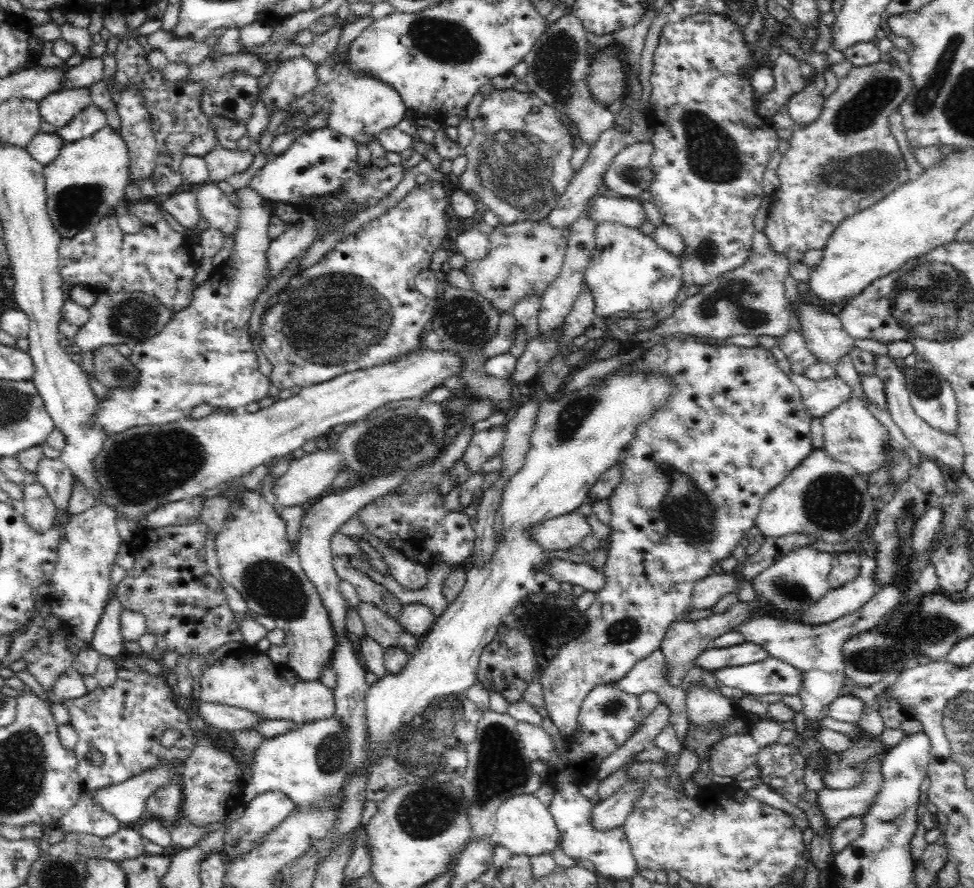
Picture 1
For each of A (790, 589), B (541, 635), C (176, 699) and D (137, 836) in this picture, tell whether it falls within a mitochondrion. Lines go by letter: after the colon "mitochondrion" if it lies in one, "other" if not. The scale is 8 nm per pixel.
A: mitochondrion
B: other
C: other
D: other

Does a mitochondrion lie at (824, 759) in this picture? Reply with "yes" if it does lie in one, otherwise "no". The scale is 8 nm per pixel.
no

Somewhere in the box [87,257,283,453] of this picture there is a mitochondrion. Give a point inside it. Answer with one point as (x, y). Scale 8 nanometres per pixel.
(131, 318)

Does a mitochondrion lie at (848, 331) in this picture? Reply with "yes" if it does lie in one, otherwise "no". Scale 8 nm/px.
no

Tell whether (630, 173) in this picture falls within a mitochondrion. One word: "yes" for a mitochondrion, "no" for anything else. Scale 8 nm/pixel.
yes

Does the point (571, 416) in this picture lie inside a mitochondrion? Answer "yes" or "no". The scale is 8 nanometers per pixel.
yes

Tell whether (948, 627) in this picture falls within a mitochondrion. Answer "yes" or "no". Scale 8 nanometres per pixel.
yes

